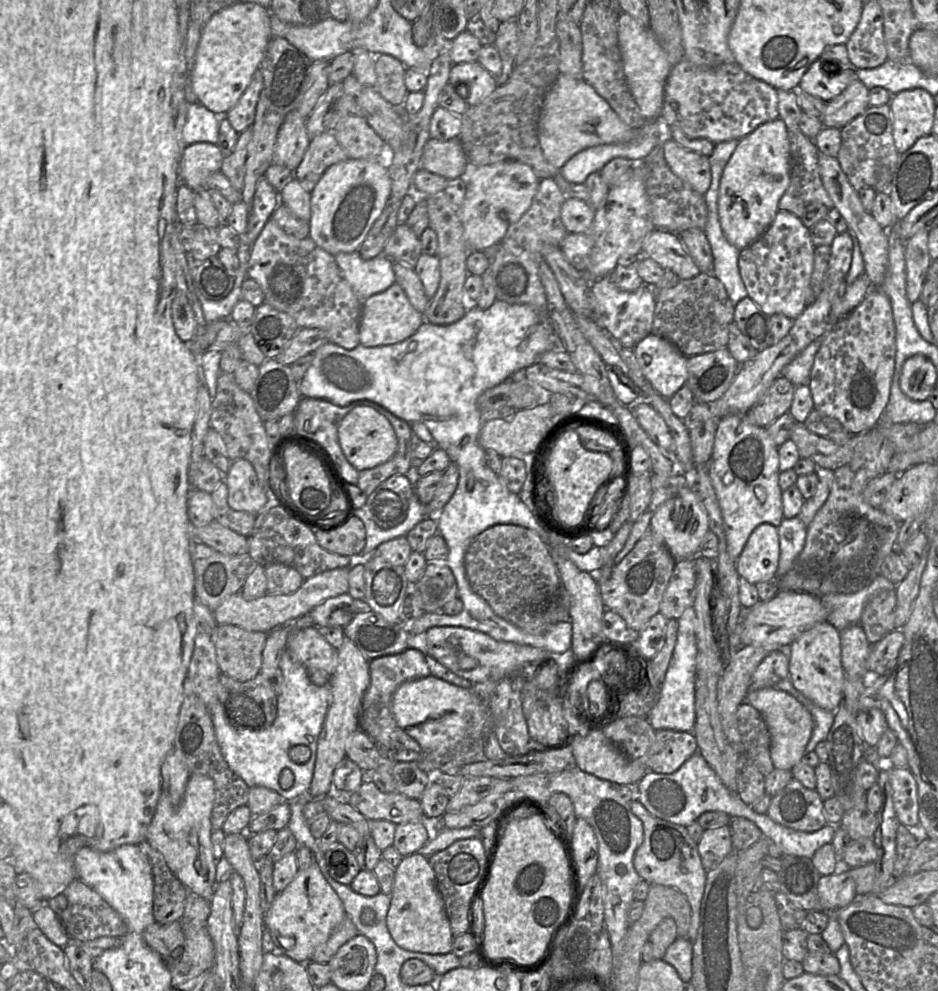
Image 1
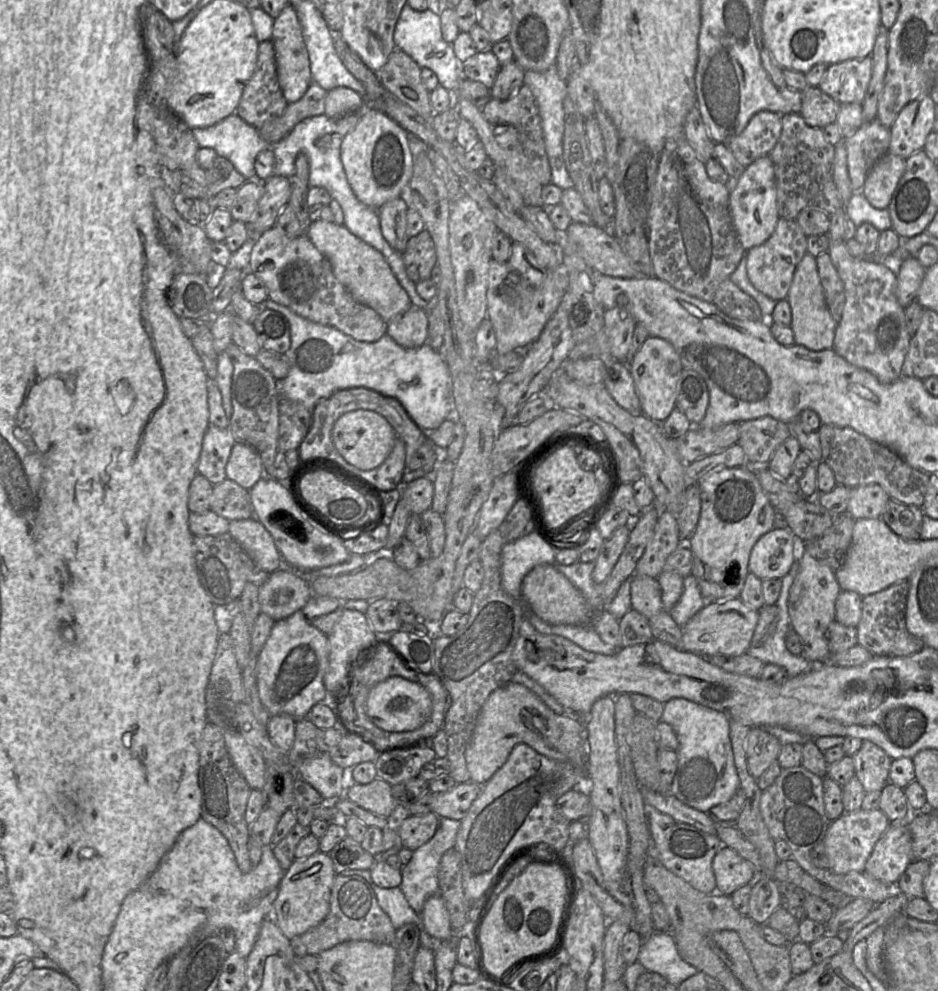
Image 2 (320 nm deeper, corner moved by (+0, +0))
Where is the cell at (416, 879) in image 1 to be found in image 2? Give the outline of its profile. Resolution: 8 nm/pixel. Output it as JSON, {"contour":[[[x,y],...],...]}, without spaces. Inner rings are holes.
{"contour":[[[440,894],[429,897],[420,914],[424,930],[434,939],[446,941],[454,936],[449,913]]]}

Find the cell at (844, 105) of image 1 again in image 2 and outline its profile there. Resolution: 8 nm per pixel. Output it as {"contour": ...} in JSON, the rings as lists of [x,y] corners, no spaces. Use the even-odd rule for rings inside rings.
{"contour":[[[818,86],[803,91],[800,114],[811,127],[822,129],[836,122],[840,108],[841,104]]]}

